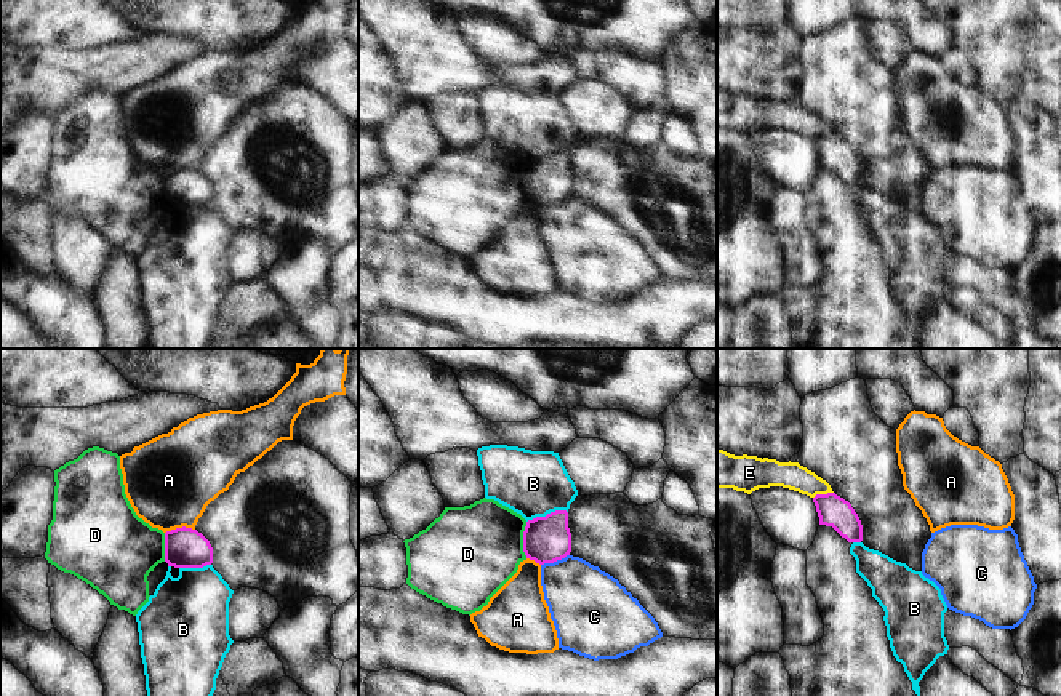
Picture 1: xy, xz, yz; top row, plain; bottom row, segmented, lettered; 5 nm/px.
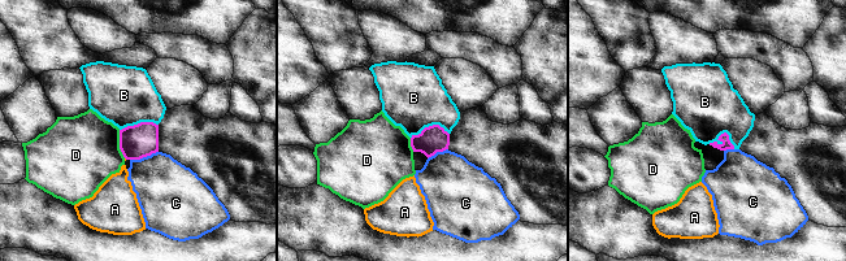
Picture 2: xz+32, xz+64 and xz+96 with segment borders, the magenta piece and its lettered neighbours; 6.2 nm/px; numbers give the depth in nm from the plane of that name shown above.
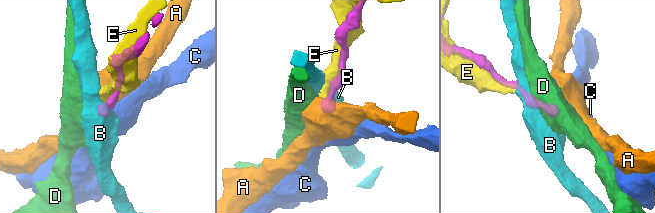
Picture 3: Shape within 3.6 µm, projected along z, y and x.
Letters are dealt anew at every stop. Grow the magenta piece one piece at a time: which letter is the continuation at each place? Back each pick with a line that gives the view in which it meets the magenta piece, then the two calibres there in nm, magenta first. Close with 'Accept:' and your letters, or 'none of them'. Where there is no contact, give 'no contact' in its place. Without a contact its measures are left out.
Accept: none of them

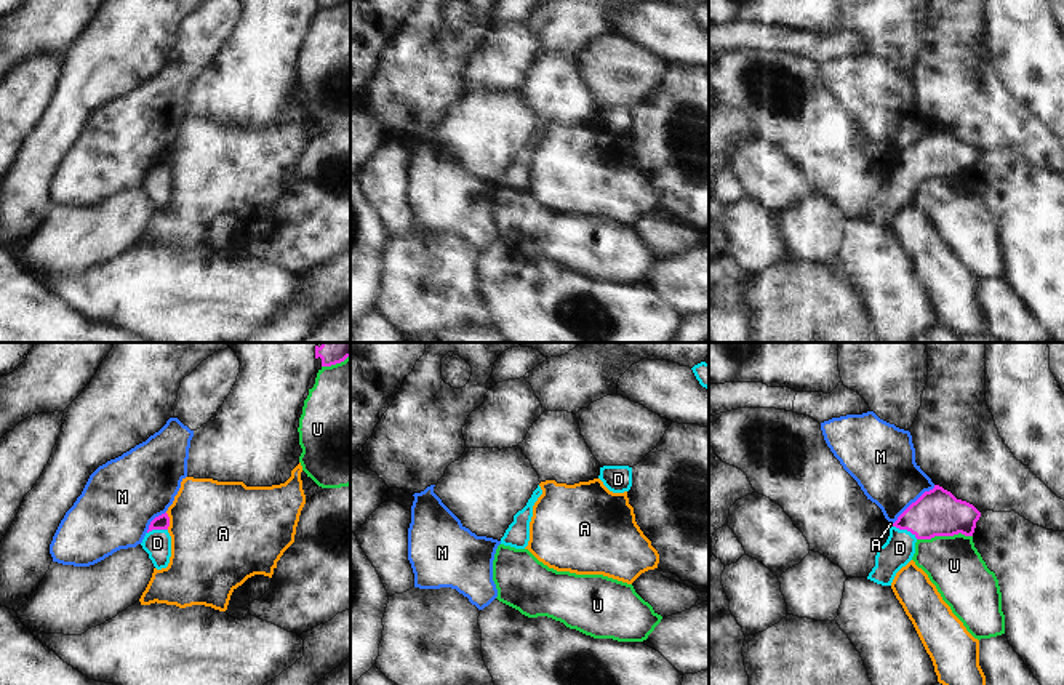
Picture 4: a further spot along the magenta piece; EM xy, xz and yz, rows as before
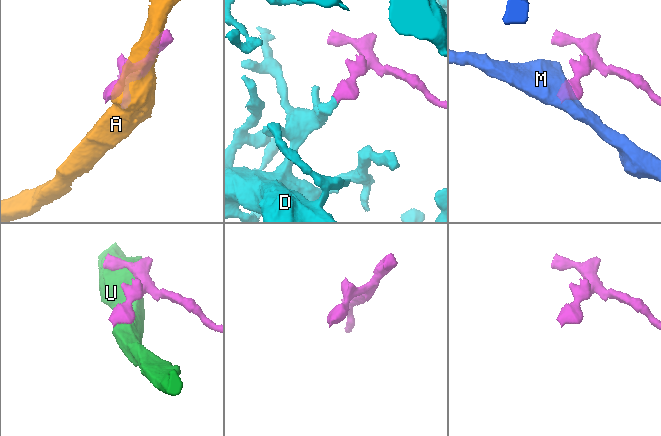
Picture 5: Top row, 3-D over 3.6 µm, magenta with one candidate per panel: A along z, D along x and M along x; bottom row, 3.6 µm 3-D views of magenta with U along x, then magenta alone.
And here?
D: yz | 240/160 nm
Accept: D

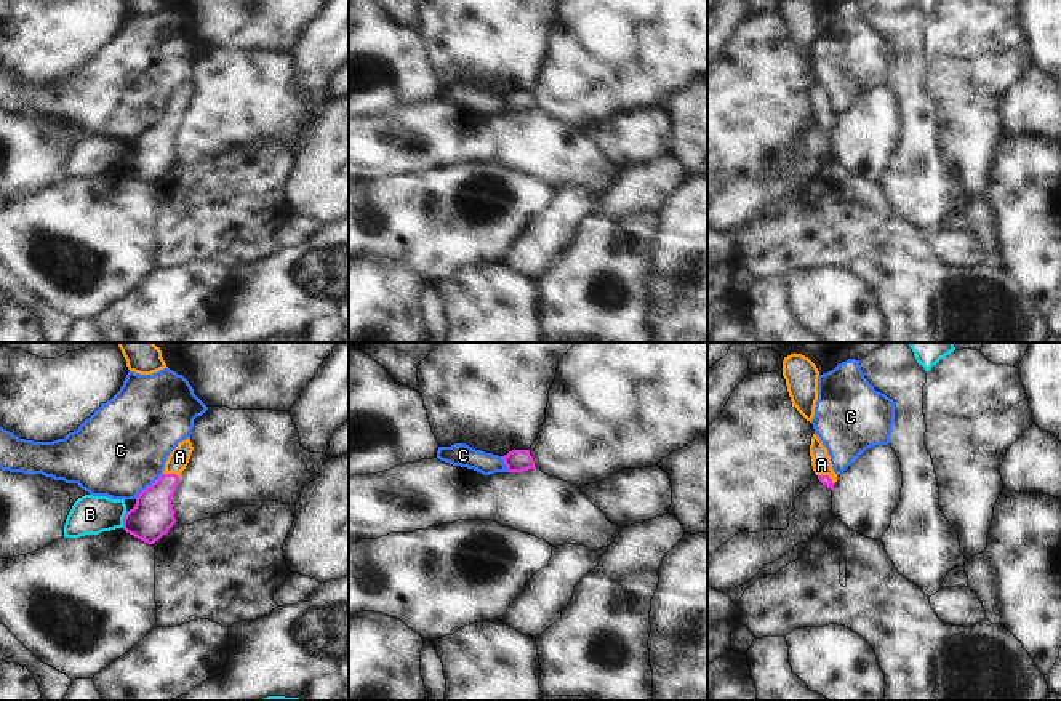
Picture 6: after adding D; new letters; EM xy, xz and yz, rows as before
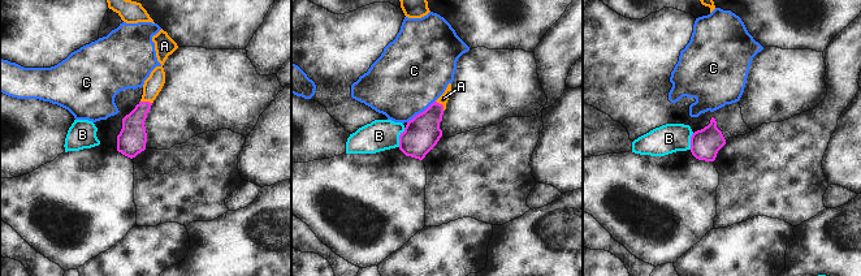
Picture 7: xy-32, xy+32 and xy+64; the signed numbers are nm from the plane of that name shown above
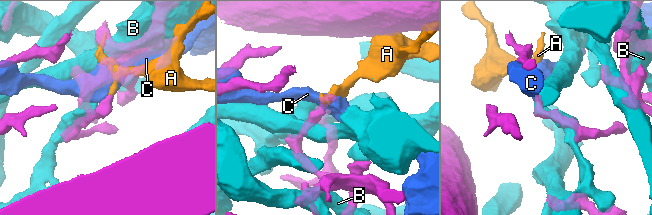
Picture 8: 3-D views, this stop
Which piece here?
A: xy | 220/100 nm
Accept: A

